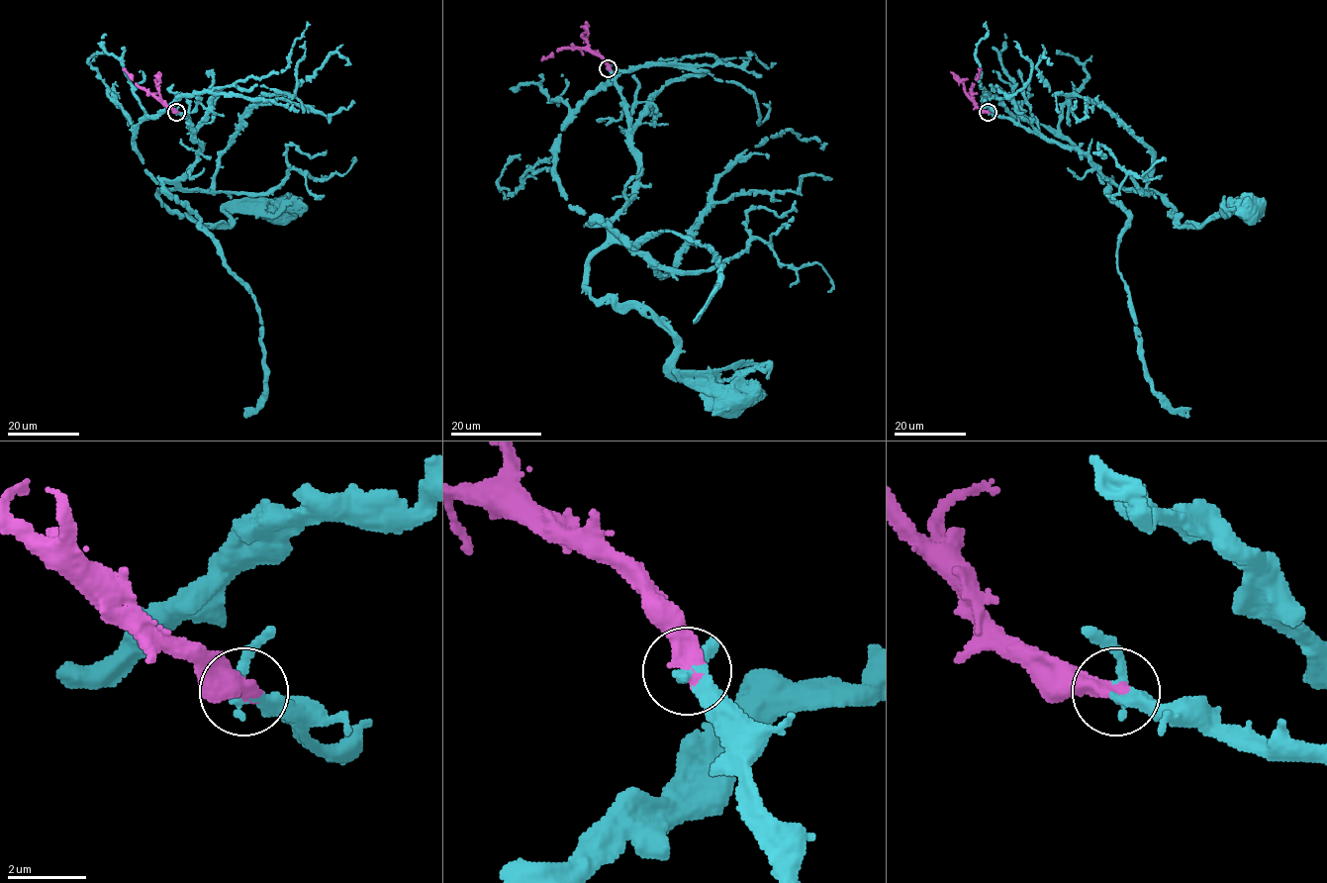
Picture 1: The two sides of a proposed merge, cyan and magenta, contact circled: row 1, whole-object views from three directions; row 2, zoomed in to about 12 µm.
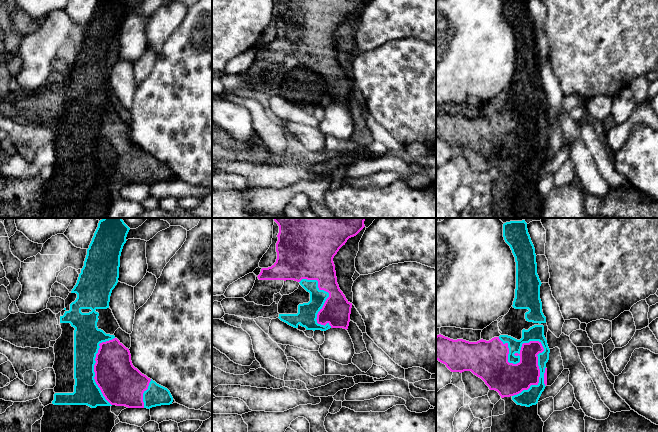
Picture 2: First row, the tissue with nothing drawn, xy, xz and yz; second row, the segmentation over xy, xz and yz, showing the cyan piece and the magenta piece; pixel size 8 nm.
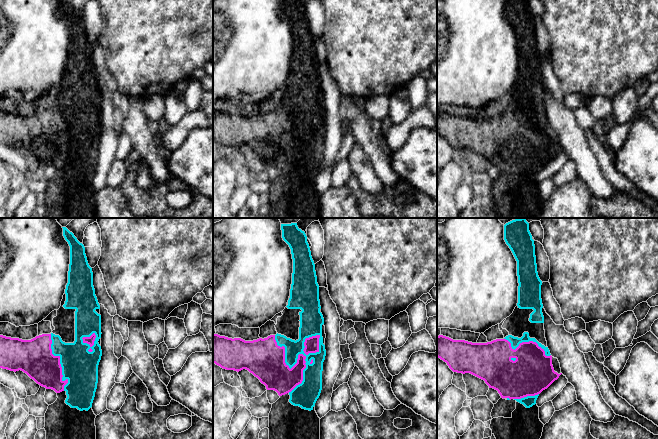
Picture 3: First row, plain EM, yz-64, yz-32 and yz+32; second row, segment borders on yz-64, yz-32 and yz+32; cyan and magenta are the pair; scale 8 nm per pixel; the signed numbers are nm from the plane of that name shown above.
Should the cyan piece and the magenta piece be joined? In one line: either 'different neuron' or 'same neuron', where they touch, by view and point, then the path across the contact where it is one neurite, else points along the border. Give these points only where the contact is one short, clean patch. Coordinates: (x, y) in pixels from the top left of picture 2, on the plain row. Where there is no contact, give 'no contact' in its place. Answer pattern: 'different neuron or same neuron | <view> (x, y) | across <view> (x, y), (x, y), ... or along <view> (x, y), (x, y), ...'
same neuron | yz (540, 150)

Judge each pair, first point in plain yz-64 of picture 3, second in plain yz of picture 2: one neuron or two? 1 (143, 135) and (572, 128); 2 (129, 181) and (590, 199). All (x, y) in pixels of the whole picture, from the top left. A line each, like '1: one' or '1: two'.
1: two
2: one

